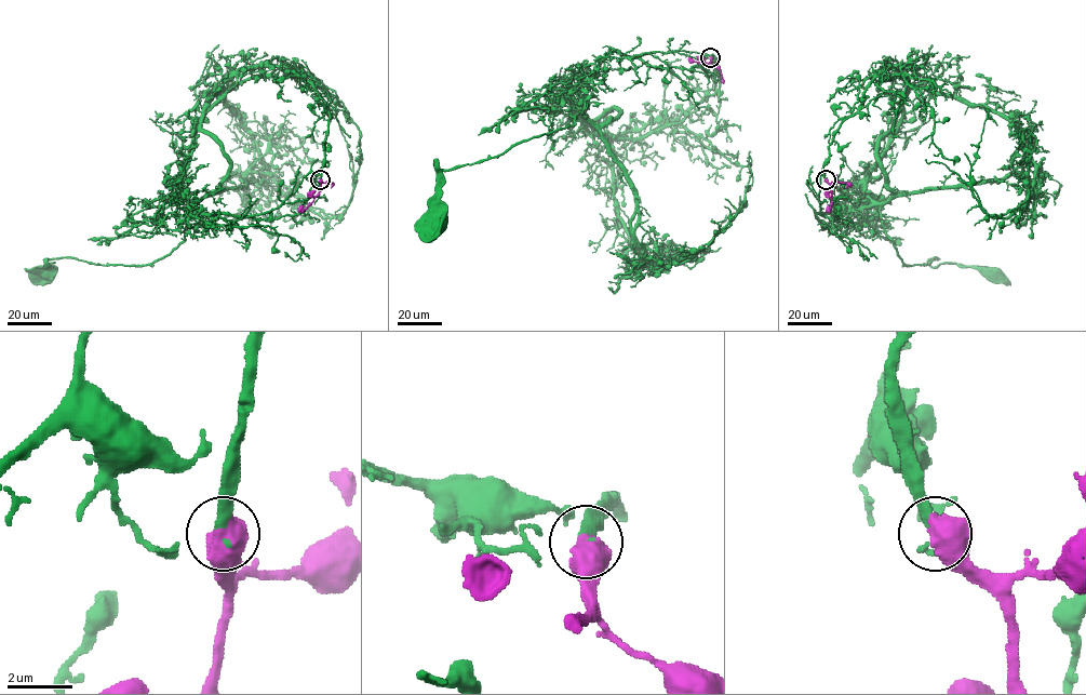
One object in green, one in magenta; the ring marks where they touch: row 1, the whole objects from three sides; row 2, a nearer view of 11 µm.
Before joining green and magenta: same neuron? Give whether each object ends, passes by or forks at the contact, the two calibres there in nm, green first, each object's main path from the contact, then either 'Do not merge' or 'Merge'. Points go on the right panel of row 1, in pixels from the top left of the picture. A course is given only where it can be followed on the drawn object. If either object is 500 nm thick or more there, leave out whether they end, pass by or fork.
Thickness 240 nm (green) against 800 nm. Course of green: (826, 179), (862, 92), (903, 77), (867, 194), (907, 265), (992, 275). Course of magenta: (826, 179), (830, 185), (831, 201), (827, 211). Merge

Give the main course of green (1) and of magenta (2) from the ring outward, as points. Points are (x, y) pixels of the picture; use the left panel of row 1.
1: (320, 179), (318, 92), (300, 75), (243, 80), (200, 121), (185, 240), (141, 265), (45, 258), (51, 275)
2: (320, 179), (319, 194), (298, 211)

